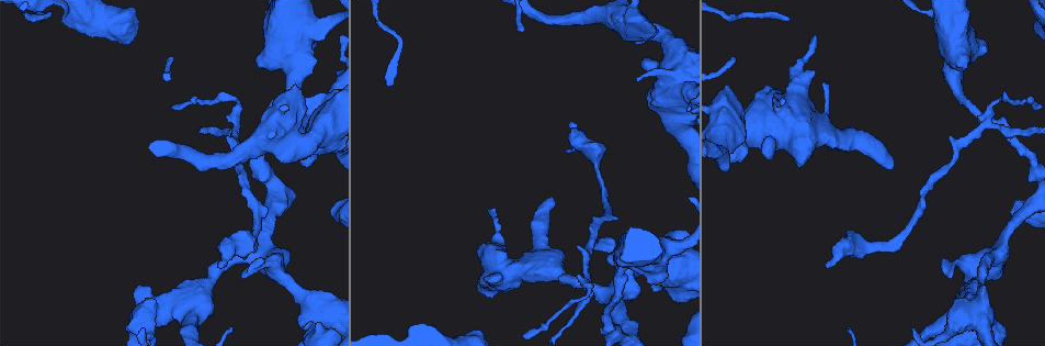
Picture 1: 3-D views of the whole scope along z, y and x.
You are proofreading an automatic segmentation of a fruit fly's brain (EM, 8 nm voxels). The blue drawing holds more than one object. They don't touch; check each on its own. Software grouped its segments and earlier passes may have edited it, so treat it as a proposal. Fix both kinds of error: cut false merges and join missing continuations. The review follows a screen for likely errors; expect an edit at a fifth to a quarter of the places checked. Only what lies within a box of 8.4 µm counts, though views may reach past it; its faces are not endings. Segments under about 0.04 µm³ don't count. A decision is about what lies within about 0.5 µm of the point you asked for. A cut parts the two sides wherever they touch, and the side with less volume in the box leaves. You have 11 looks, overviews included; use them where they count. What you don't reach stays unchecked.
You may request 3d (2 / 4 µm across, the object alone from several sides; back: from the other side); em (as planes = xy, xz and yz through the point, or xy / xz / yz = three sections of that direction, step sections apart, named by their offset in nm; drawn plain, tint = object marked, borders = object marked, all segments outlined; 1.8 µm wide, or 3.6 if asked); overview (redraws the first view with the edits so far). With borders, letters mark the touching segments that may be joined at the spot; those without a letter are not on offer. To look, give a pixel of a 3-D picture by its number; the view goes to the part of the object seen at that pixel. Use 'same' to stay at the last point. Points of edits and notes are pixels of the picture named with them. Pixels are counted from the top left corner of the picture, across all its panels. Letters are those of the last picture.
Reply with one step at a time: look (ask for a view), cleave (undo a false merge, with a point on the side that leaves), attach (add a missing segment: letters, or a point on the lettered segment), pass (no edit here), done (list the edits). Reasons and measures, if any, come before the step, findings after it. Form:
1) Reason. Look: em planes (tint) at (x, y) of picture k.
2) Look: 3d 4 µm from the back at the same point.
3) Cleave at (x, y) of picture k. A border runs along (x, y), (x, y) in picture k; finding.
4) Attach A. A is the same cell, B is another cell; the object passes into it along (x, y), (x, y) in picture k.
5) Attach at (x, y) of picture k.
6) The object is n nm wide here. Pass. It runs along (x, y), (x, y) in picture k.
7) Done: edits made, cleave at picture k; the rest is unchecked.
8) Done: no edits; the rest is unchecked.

Branch stops here. Look: em yz step 16 (borders) at (637, 79) of picture 1.

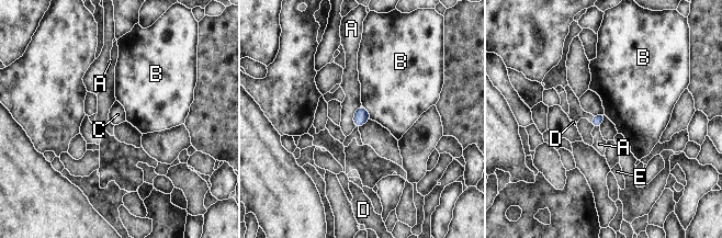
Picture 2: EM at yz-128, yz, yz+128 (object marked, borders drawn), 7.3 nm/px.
Look: em xz step 16 (borders) at the same point.

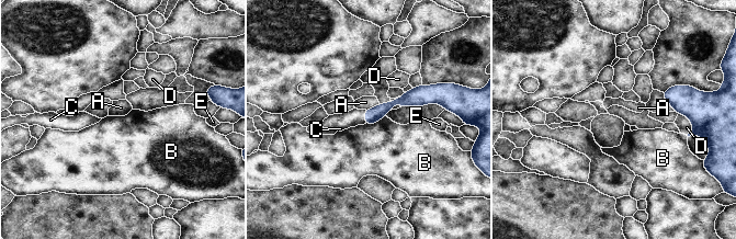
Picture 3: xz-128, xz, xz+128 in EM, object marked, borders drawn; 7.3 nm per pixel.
The object is 110 nm wide here. Attach C. C is the same cell, A, B, D and E are other cells; the object passes into it along (374, 114), (365, 116), (353, 117) in picture 3; it goes on there.

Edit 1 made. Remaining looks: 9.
Redraw. Look: overview.

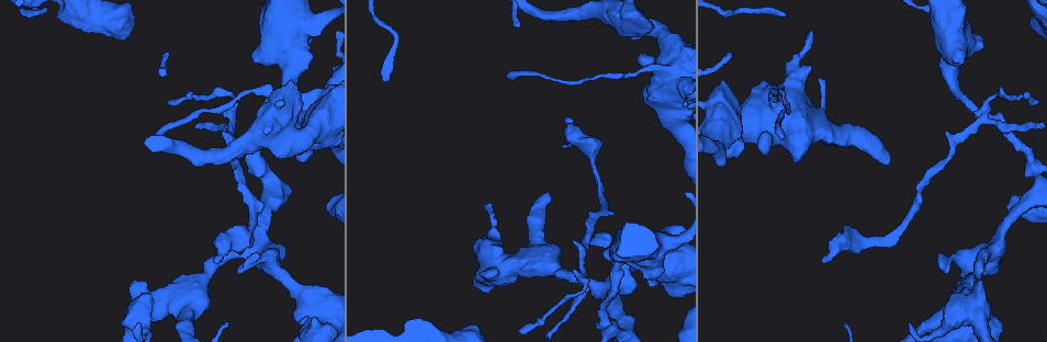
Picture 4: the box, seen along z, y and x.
An open end. Look: 3d 4 µm at (216, 257) of picture 4.

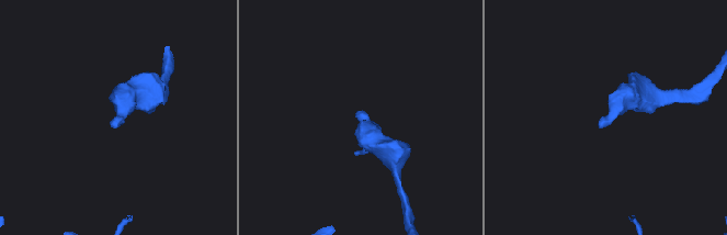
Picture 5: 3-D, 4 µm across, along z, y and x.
Look: em planes (borders) at (599, 121) of picture 5.

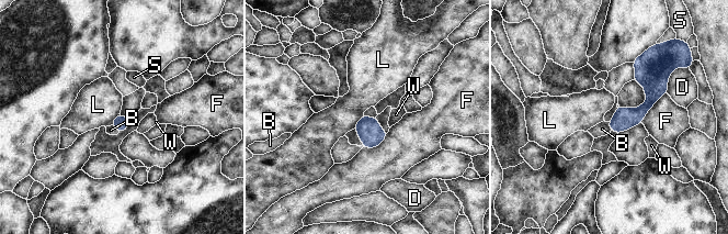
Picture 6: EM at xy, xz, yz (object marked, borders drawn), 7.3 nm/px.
Attach B. B is the same cell, D, F, L, S and W are other cells; the object passes into it along (121, 123), (116, 127), (111, 130) in picture 6; it goes on there.

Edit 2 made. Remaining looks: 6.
Redraw. Look: overview.

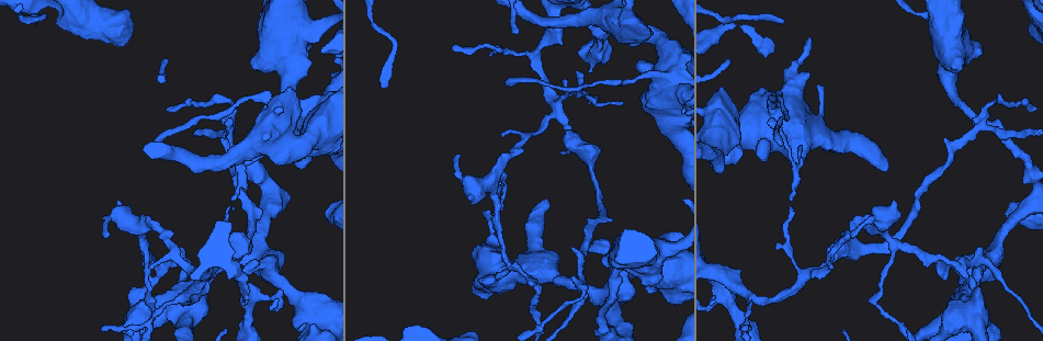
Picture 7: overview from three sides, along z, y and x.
Look: em xy step 4 (tint) at (881, 229) of picture 7.

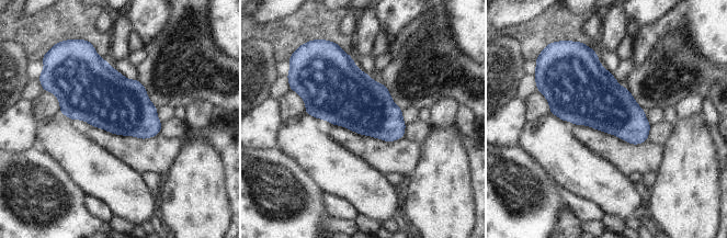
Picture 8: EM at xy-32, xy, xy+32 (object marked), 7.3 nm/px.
Another direction. Look: em planes (borders) at the same point.

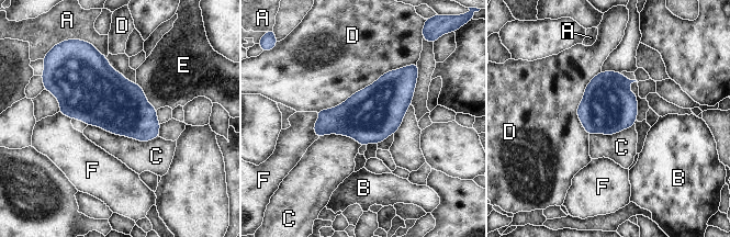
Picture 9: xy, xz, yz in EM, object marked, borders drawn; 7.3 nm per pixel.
Pass. A, B, C, D, E and F are other cells; one neuron here.

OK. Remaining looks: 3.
Free end. Look: 3d 2 µm at (943, 279) of picture 7.

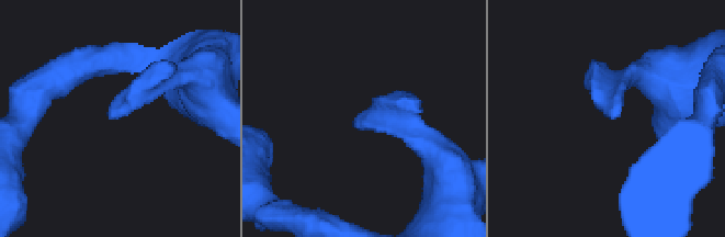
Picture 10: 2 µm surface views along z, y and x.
Look: em planes (borders) at (109, 118) of picture 10.

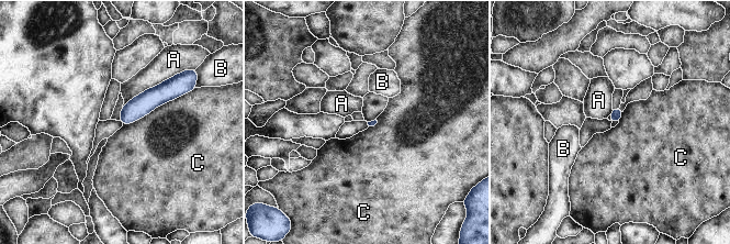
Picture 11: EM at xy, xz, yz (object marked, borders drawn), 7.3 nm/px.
Pass. A, B and C are other cells; no lettered segment goes on from it.

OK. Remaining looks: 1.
Done: edits made, attach at picture 3, attach at picture 6; the rest is unchecked.

